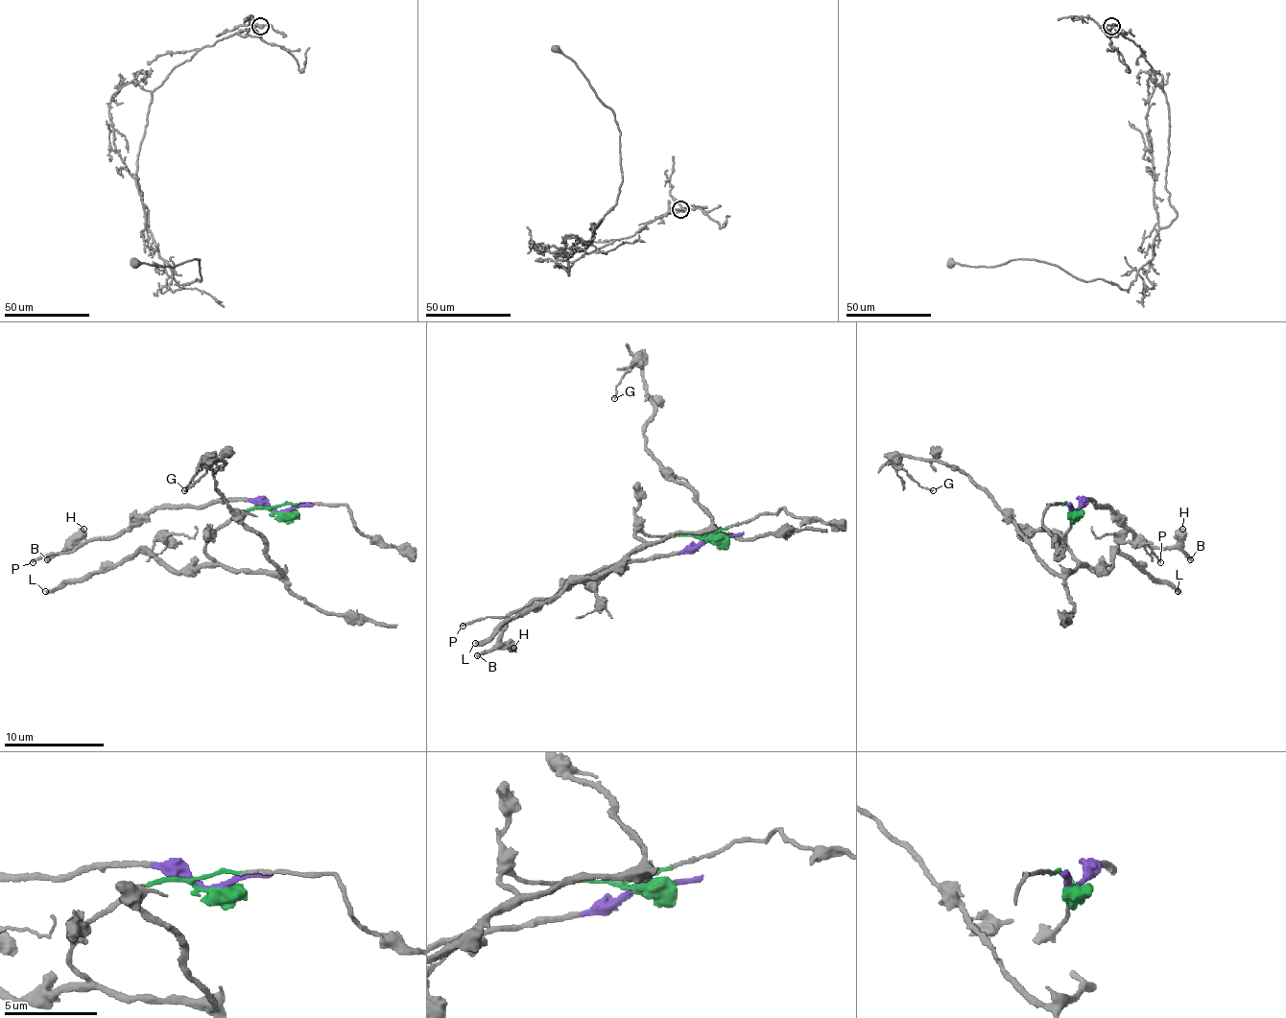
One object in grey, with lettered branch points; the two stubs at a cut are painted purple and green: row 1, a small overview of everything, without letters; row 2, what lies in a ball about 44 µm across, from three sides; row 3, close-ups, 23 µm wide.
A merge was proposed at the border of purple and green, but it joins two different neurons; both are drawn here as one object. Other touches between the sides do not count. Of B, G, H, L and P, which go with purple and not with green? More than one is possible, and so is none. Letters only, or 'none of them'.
B, H, P

